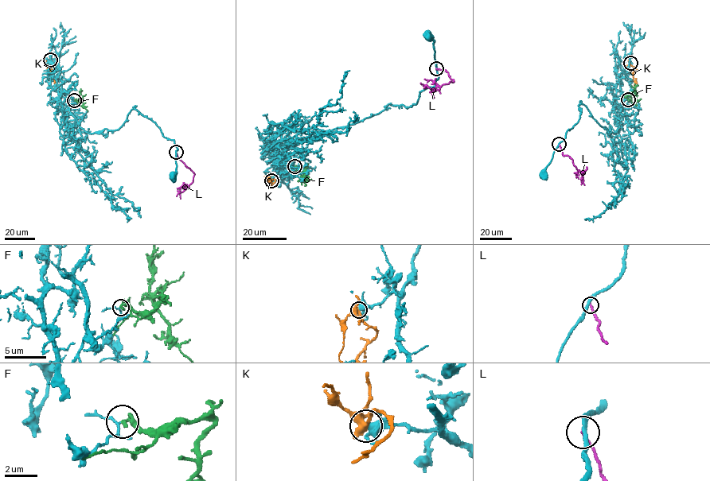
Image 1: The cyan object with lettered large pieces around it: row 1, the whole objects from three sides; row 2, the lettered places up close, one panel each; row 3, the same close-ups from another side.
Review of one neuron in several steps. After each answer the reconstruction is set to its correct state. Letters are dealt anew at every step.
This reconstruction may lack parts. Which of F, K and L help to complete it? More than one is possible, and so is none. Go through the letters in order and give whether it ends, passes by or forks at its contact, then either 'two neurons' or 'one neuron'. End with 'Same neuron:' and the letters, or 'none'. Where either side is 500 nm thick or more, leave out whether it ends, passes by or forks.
F: it ends; two neurons
K: it forks; two neurons
L: it ends; two neurons
Same neuron: none

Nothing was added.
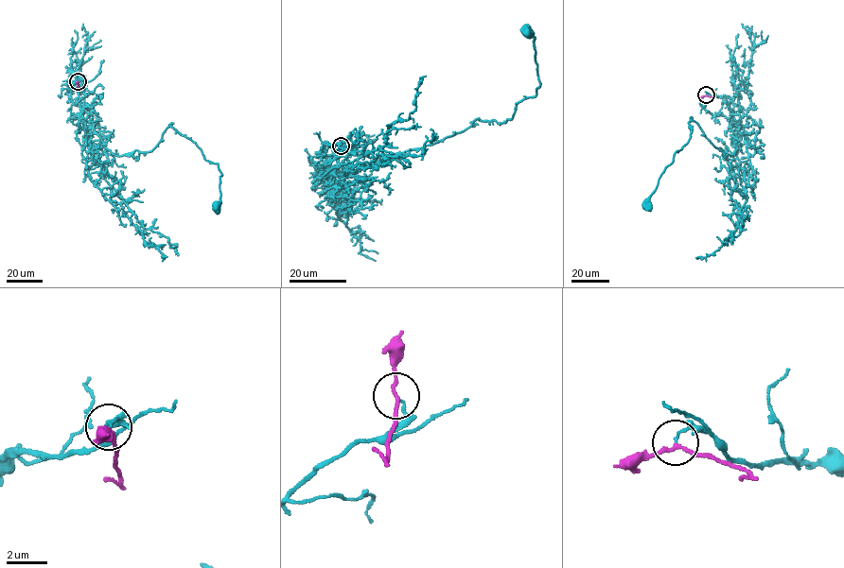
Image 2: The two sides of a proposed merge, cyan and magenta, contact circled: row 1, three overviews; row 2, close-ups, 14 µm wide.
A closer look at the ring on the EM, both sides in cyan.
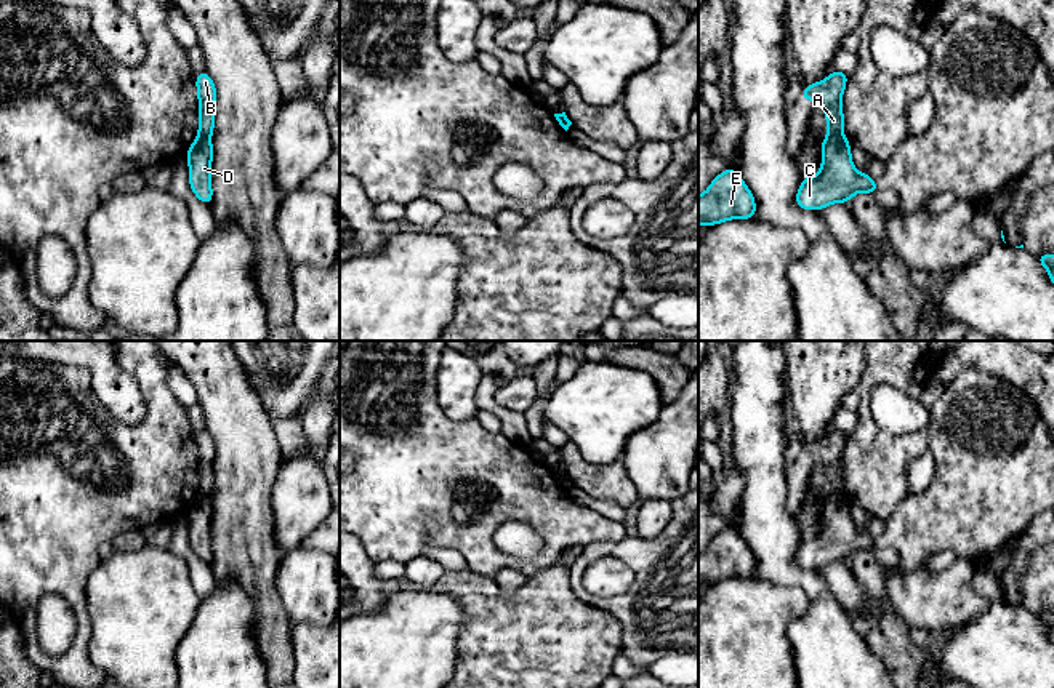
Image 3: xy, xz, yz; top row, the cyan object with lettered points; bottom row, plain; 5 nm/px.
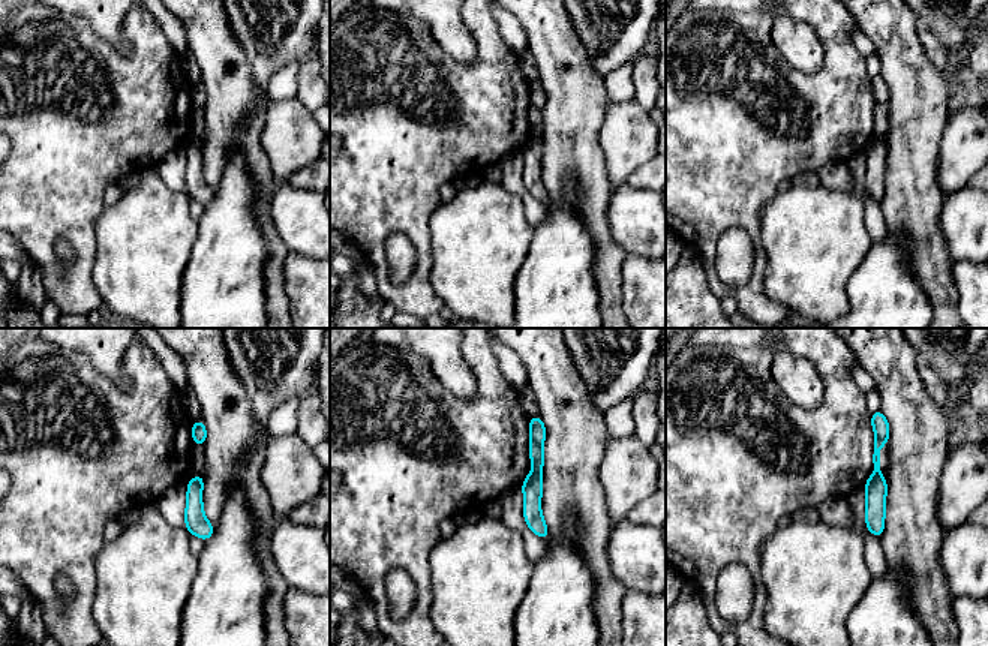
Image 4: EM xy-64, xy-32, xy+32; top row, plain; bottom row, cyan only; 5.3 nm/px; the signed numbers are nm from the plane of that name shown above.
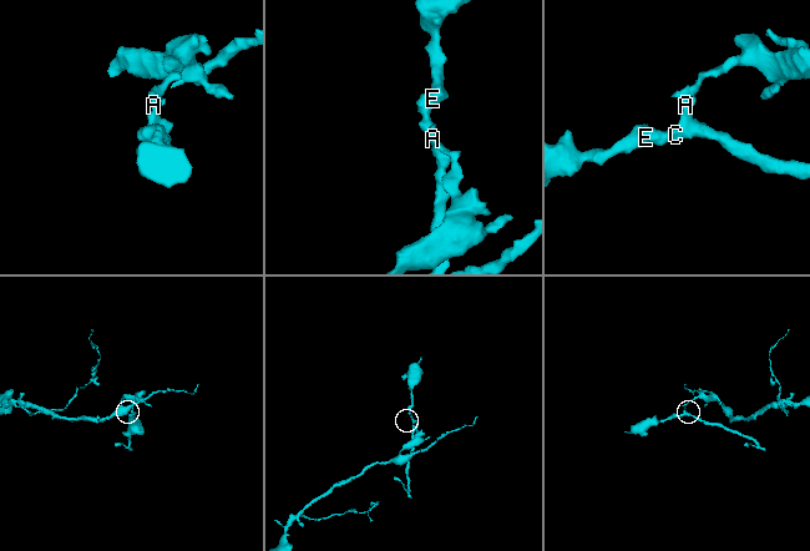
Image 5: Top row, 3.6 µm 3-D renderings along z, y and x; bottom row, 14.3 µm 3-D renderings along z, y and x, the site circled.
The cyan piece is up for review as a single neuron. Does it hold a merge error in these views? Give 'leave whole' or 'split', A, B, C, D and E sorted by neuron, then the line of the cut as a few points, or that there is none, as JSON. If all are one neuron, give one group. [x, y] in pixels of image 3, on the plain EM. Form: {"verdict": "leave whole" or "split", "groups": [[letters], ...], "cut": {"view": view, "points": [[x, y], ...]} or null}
{"verdict": "split", "groups": [["A", "B"], ["C", "D", "E"]], "cut": {"view": "yz", "points": [[830, 493], [841, 495]]}}

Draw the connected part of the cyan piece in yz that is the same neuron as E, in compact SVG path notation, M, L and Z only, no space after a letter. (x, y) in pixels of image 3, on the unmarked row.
M735 526L718 533L706 550L698 554L698 584L716 584L727 578L751 578L756 560Z

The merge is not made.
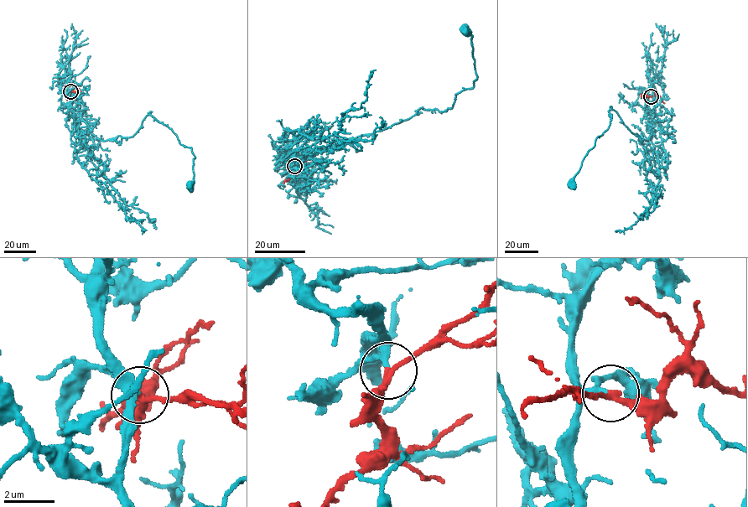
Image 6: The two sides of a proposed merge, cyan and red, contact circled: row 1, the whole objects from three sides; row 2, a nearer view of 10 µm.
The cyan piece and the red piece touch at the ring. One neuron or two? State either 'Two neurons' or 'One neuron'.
One neuron

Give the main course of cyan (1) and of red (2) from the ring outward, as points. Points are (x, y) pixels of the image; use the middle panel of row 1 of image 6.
1: (294, 166), (294, 157), (304, 168), (310, 154), (420, 108), (451, 107), (477, 77), (466, 30)
2: (294, 166), (293, 173), (283, 183)

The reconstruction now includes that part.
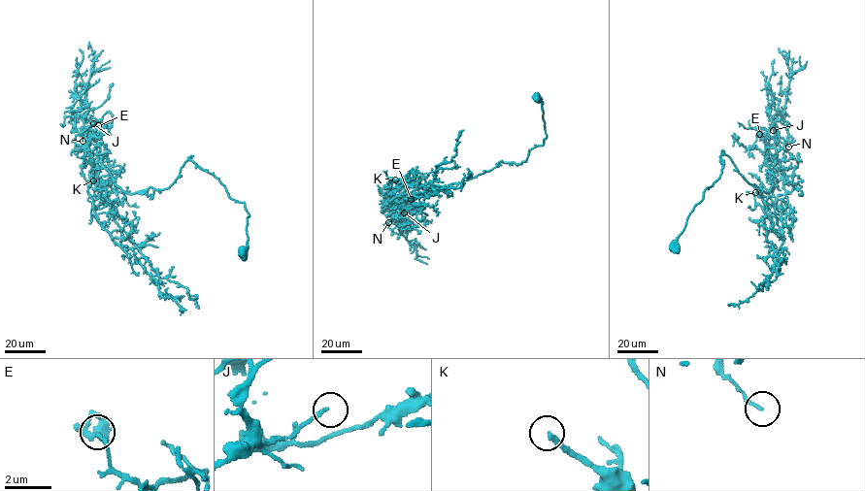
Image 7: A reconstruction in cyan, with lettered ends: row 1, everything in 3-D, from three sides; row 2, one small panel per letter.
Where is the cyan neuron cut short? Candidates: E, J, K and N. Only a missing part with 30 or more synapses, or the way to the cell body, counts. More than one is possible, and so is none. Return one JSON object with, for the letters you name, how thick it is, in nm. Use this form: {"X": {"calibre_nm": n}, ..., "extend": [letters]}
{"K": {"calibre_nm": 260}, "extend": ["K"]}

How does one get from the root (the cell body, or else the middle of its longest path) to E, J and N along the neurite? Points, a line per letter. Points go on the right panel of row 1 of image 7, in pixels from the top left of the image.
E: (674, 245), (704, 190), (719, 178), (719, 156), (769, 192), (777, 152), (767, 148), (772, 138), (759, 134)
J: (674, 245), (719, 178), (719, 156), (768, 192), (773, 130)
N: (674, 245), (719, 178), (719, 156), (767, 193), (777, 160), (769, 139), (788, 147)

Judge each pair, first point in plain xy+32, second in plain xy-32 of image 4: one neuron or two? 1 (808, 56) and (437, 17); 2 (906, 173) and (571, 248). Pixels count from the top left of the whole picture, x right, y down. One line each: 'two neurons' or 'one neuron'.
1: one neuron
2: two neurons

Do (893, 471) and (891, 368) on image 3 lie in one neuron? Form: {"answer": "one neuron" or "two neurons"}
{"answer": "one neuron"}

